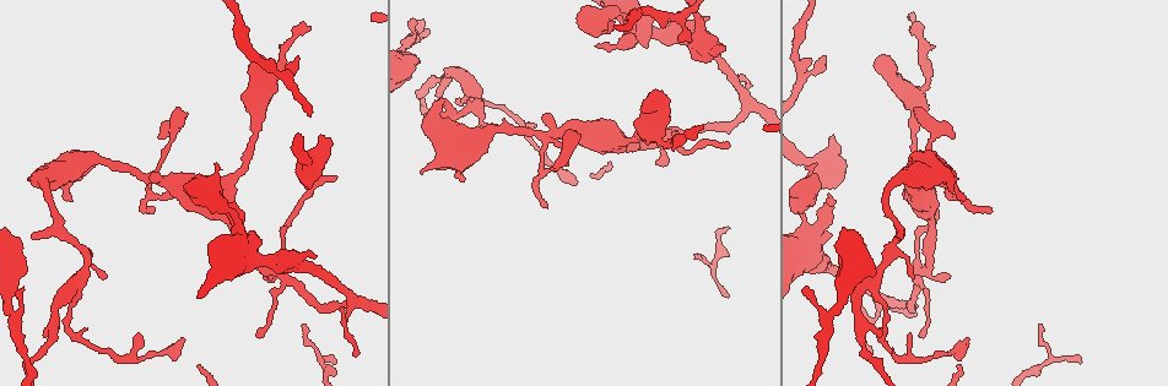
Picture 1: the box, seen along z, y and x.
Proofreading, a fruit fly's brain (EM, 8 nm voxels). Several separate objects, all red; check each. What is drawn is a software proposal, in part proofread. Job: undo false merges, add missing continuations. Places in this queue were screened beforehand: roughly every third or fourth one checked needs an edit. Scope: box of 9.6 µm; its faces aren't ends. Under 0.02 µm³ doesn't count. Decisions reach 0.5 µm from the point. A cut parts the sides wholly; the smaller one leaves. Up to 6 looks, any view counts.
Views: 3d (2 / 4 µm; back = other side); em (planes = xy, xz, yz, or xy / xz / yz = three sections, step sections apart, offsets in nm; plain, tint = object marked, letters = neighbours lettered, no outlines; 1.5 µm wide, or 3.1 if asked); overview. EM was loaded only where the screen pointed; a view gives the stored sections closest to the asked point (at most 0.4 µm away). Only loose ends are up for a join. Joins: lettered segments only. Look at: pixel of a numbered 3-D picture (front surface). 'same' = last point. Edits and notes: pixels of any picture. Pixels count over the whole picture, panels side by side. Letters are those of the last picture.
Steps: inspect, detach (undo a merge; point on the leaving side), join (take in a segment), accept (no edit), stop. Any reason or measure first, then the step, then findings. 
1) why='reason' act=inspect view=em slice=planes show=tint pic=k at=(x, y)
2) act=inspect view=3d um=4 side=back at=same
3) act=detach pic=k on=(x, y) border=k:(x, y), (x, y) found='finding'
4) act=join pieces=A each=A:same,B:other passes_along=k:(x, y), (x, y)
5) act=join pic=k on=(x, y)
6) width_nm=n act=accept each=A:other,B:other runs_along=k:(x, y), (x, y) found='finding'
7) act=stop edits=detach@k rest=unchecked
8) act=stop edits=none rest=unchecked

why='thin end' act=inspect view=3d um=4 pic=1 at=(183, 339)

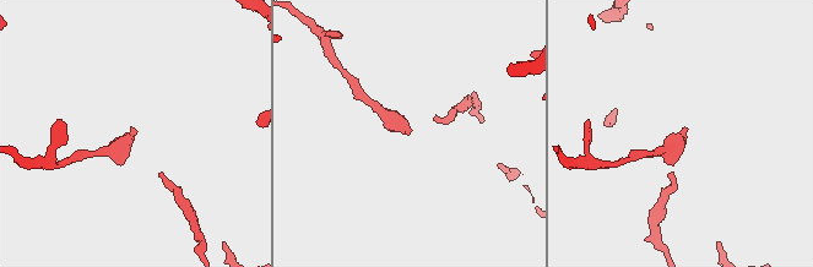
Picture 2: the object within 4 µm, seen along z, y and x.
why='need the tissue' act=inspect view=em slice=planes show=letters pic=2 at=(408, 134)

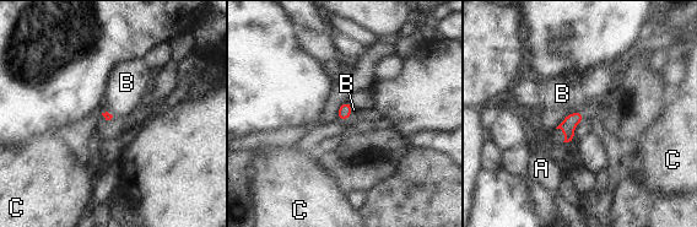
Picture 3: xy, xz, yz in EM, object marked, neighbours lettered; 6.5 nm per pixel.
longest_contact=B:120nm act=accept each=A:other,B:other,C:other found='no lettered segment goes on from it'

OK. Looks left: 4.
why='abrupt turn' act=inspect view=em slice=planes show=plain pic=1 at=(886, 325)

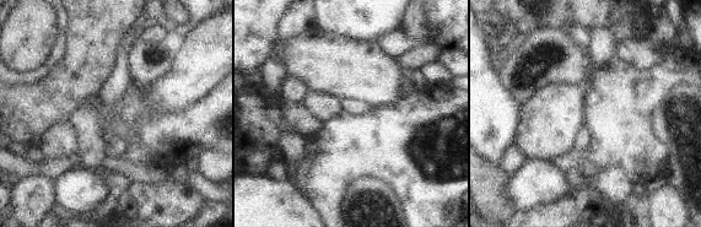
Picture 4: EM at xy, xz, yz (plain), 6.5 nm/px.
act=inspect view=em slice=planes show=letters at=same

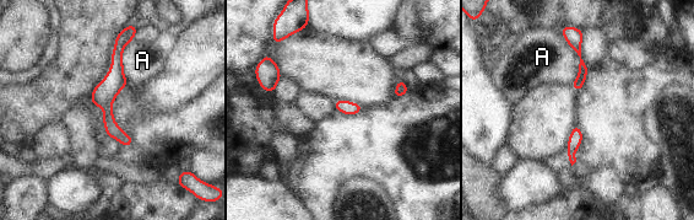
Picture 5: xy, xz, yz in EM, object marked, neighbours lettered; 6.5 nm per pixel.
width_nm=60 act=accept each=A:other runs_along=5:(122, 38), (108, 122), (126, 143) found='continuous, no second cell'

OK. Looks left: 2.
act=stop edits=none rest=unchecked

